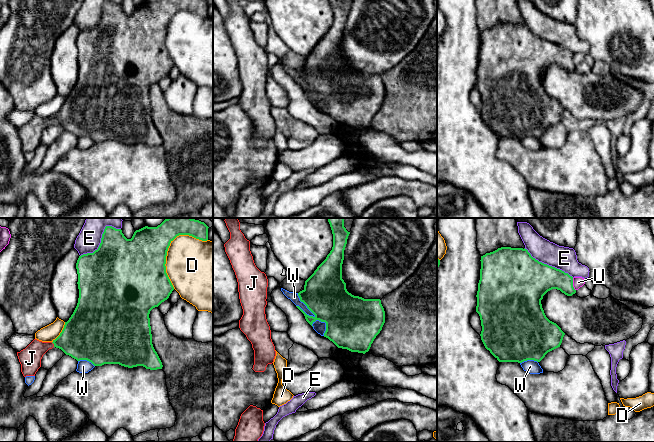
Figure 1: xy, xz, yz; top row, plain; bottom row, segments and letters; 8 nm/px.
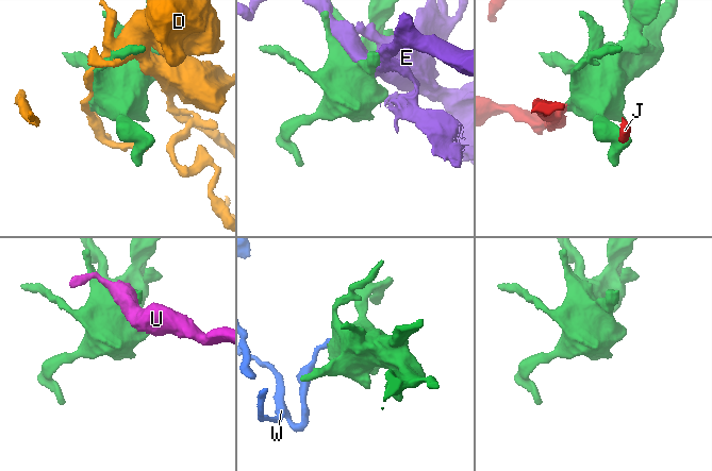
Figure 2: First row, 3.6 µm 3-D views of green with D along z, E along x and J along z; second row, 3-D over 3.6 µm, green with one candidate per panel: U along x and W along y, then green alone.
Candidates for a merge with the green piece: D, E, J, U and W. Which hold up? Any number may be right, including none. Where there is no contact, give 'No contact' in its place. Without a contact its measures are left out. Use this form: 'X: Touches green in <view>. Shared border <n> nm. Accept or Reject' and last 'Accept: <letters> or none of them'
D: Touches green in xy. Shared border 480 nm. Reject
E: Touches green in xy. Shared border 400 nm. Reject
J: Touches green in xy. Shared border 50 nm. Accept
U: Touches green in yz. Shared border 110 nm. Reject
W: Touches green in xz. Shared border 240 nm. Reject
Accept: J

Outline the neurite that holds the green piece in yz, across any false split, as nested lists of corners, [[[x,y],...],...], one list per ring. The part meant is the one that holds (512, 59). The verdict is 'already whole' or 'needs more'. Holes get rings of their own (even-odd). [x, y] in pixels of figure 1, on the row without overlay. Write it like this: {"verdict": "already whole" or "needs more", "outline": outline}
{"verdict": "already whole", "outline": [[[501,23],[481,32],[480,37],[476,88],[481,96],[480,112],[485,124],[499,138],[522,139],[527,136],[540,138],[548,128],[560,123],[565,111],[556,99],[546,93],[541,76],[552,65],[560,66],[567,72],[575,70],[573,53],[560,45],[539,38],[525,24]]]}

